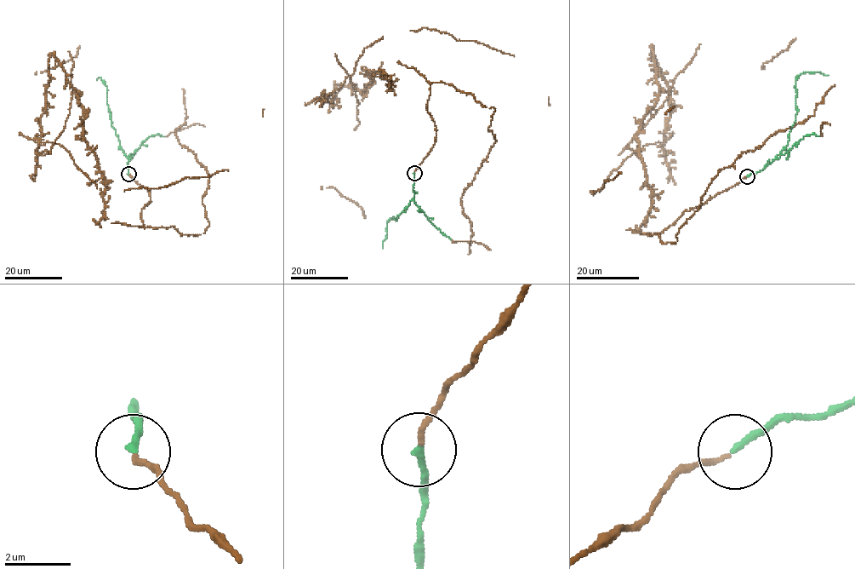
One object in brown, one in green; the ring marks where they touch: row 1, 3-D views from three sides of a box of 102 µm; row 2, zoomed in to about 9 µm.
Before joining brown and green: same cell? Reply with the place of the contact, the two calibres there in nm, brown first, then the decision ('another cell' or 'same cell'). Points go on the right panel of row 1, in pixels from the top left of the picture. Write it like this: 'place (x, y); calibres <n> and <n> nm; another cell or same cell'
place (747, 176); calibres 150 and 200 nm; same cell

